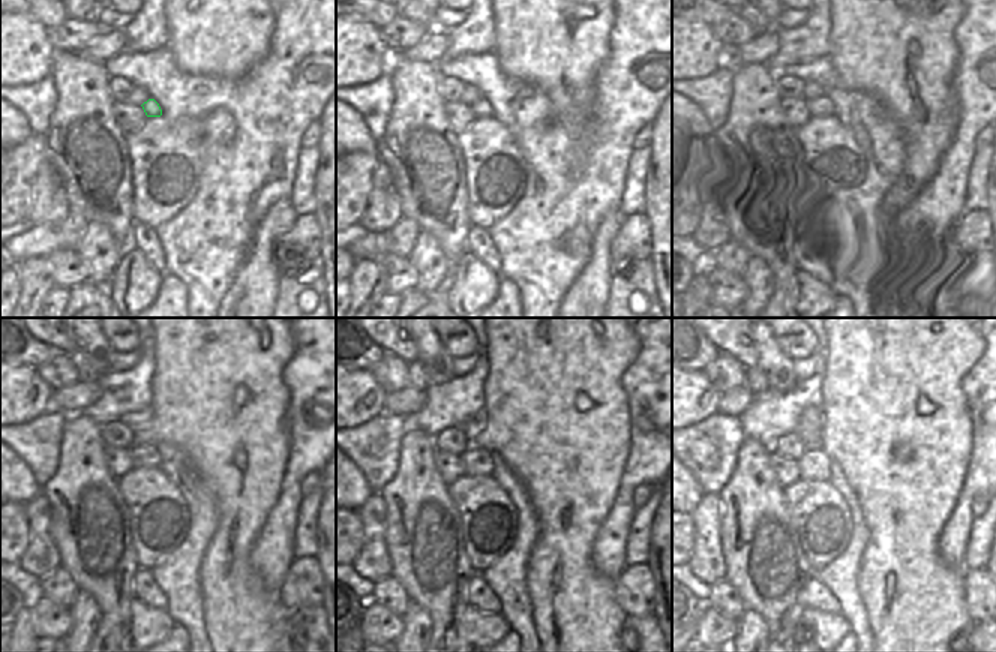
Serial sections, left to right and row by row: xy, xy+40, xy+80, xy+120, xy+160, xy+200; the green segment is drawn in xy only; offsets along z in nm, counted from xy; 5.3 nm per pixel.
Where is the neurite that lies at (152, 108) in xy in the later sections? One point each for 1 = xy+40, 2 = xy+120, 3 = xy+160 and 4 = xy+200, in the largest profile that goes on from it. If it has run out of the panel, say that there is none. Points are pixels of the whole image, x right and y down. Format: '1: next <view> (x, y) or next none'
1: next xy+40 (482, 108)
2: next xy+120 (144, 454)
3: next xy+160 (477, 460)
4: next xy+200 (813, 465)

